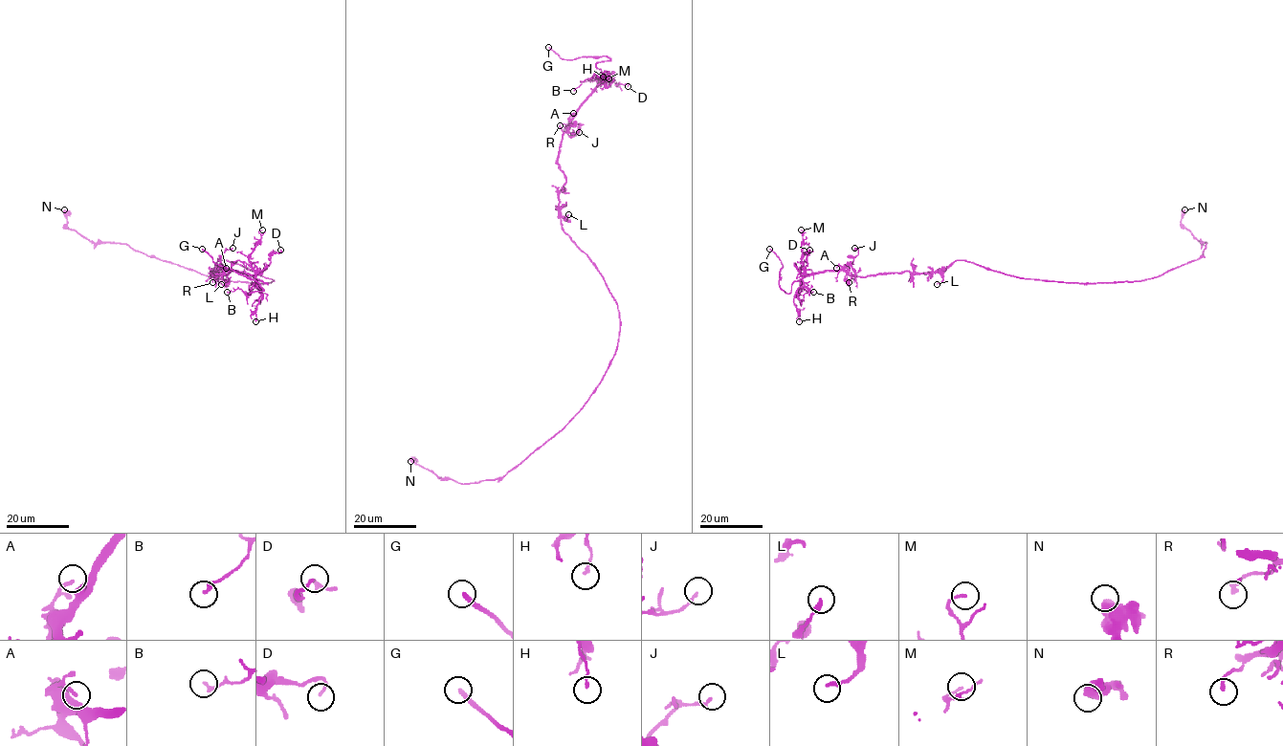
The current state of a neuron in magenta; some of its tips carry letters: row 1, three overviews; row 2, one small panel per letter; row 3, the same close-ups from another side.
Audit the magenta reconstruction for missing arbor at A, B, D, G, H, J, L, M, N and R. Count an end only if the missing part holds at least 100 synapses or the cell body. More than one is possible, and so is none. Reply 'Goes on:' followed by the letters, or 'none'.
Goes on: G

